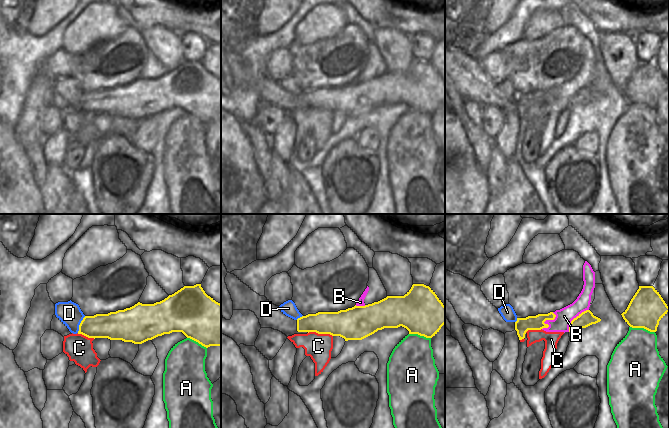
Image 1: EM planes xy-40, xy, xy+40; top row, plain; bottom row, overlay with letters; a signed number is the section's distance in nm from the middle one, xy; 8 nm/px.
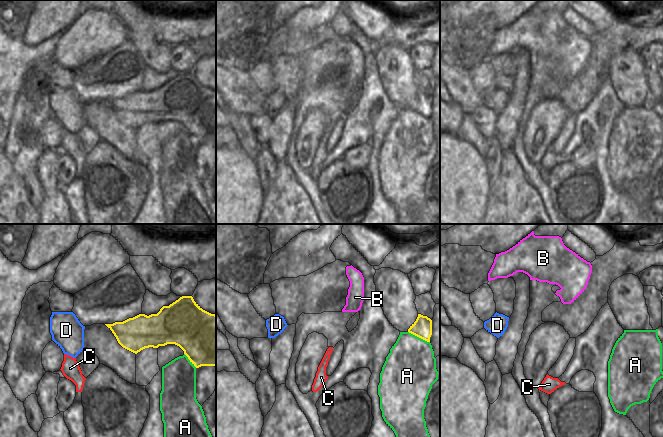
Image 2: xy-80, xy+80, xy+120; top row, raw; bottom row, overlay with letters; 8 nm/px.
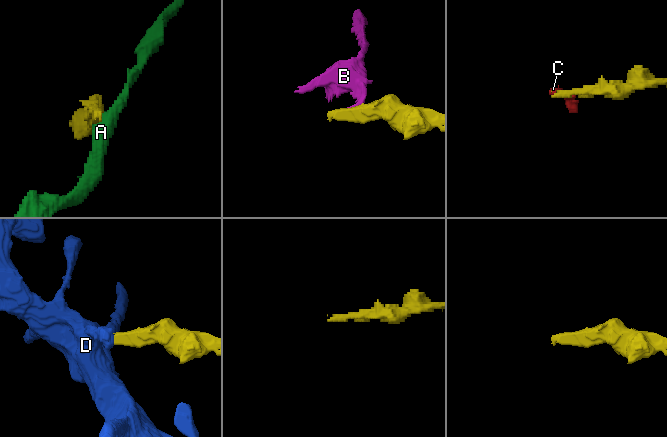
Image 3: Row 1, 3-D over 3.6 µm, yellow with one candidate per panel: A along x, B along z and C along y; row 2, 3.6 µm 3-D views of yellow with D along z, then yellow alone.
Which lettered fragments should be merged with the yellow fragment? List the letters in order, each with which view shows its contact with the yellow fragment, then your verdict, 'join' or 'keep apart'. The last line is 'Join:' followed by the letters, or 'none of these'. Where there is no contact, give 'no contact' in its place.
A: contact in xy+40; keep apart
B: contact in xy+40; keep apart
C: contact in xy; keep apart
D: contact in xy-40; keep apart
Join: none of these

